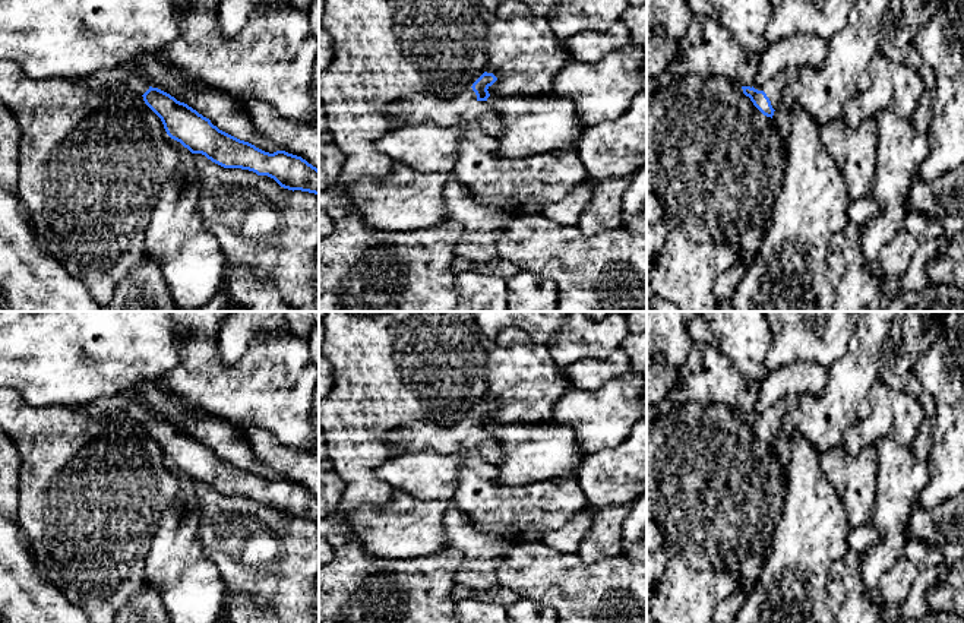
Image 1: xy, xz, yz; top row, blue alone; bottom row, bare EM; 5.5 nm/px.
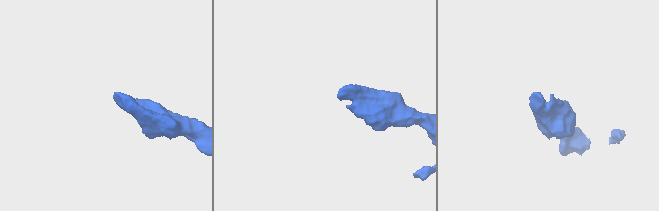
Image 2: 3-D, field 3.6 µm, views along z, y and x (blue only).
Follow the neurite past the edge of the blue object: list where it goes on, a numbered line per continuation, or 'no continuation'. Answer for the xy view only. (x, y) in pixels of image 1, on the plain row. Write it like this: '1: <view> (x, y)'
1: xy (101, 407)

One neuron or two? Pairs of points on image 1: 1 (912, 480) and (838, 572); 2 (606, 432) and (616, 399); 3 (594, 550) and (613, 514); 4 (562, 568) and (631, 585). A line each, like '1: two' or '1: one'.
1: two
2: one
3: one
4: one

